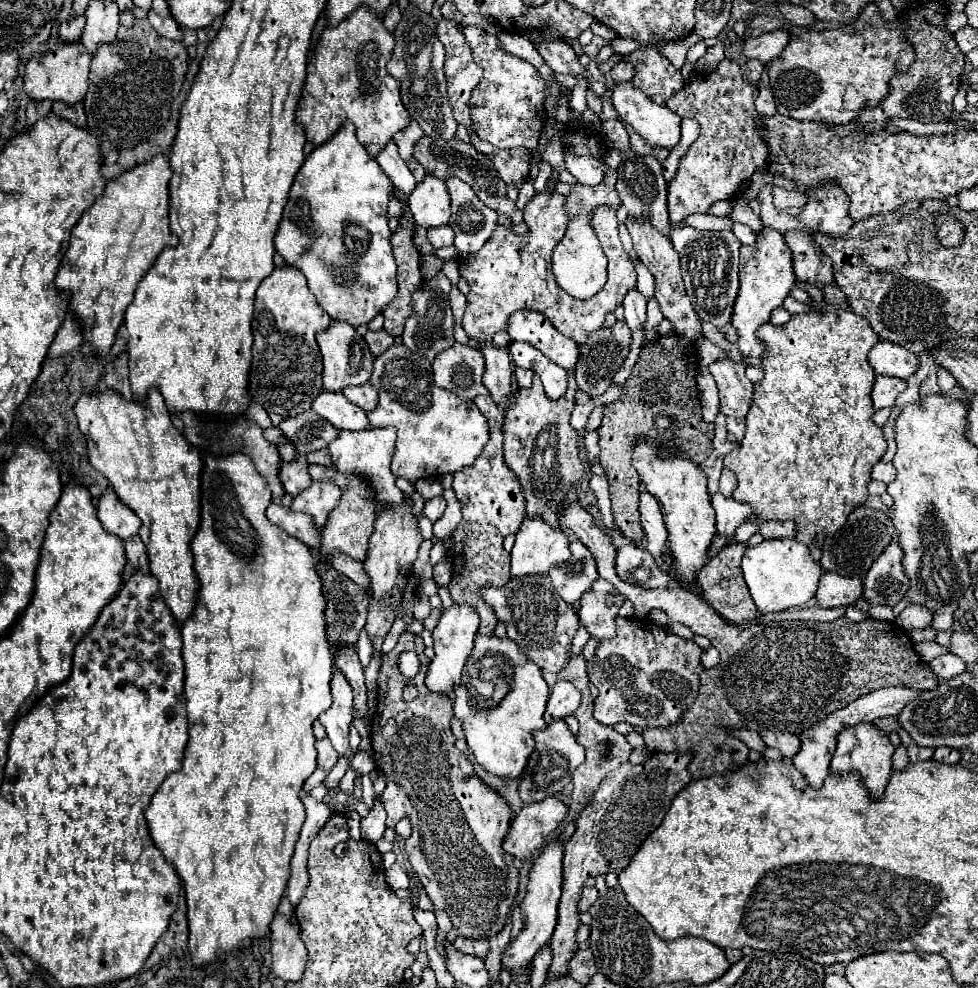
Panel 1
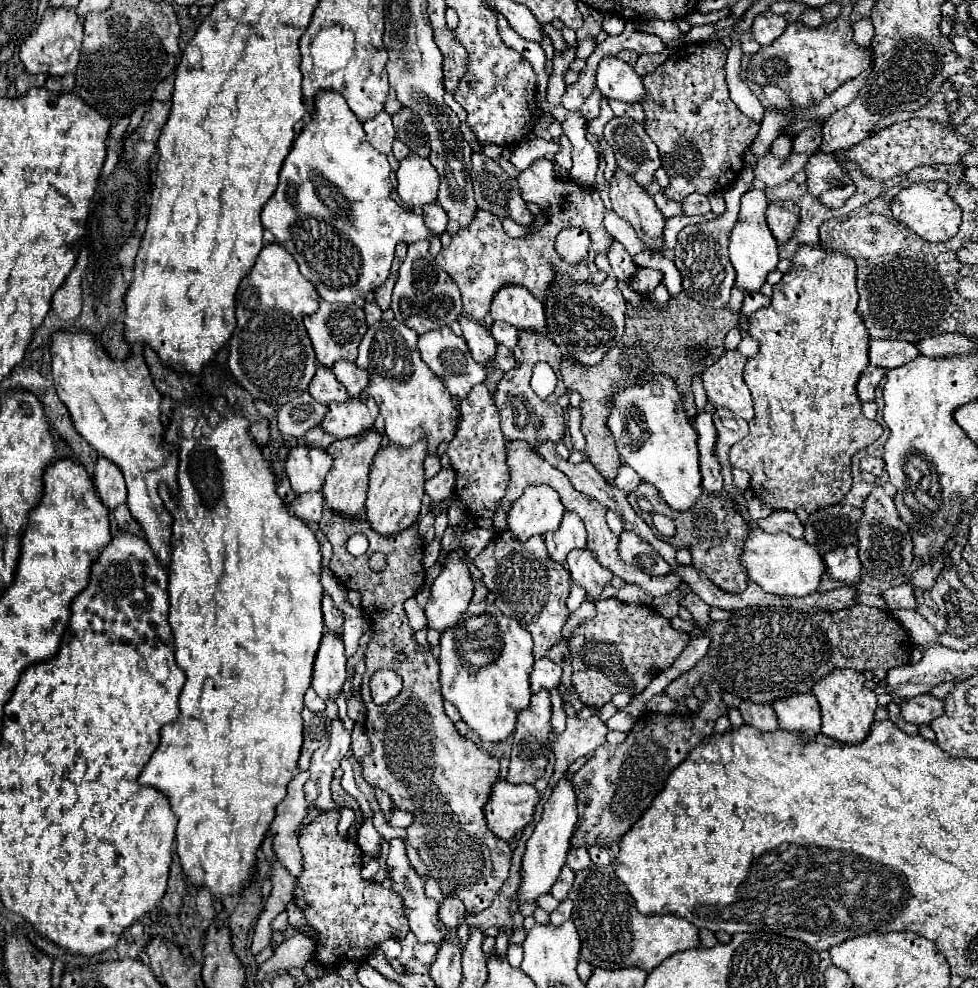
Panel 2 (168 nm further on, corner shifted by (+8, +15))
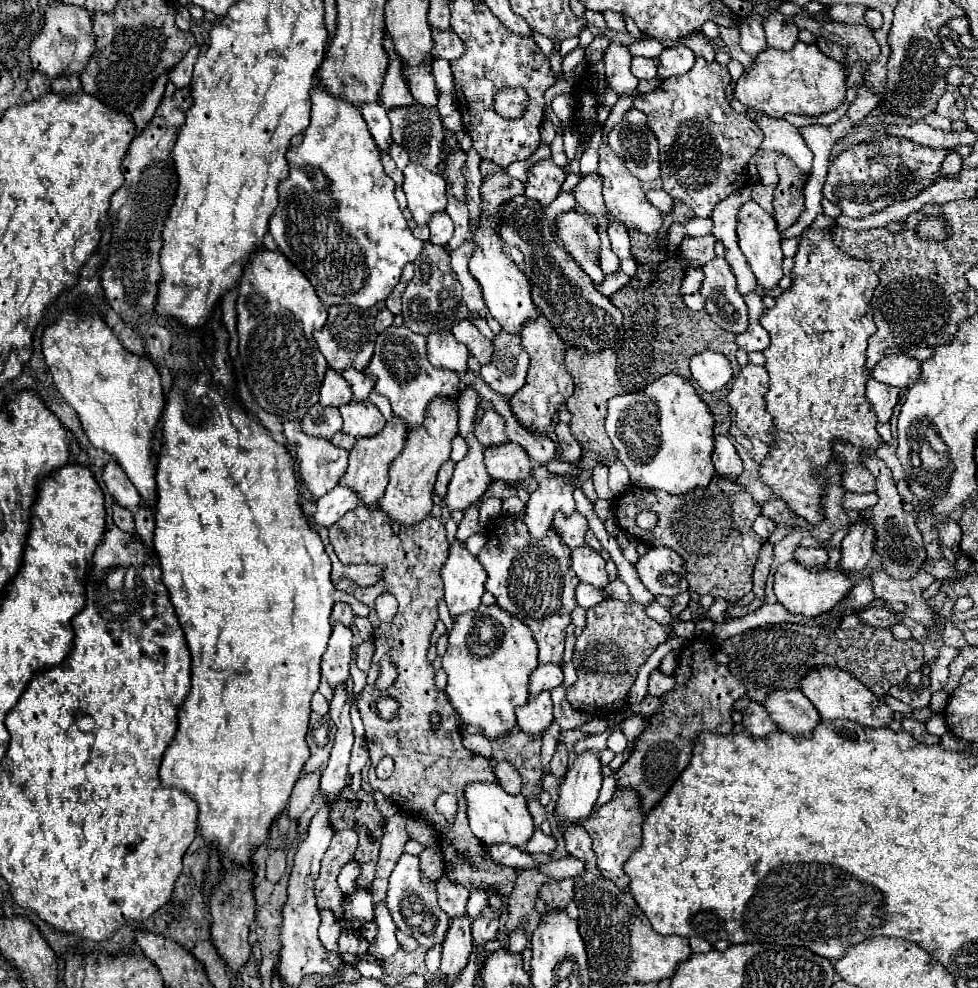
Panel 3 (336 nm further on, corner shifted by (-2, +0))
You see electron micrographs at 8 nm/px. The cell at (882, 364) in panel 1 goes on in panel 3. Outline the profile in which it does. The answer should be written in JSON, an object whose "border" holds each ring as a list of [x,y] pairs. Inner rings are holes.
{"border":[[[899,354],[899,356],[891,356],[891,358],[883,358],[877,362],[877,366],[873,368],[871,374],[877,382],[889,384],[889,386],[897,386],[897,388],[909,388],[913,386],[919,376],[921,376],[921,362],[907,356],[907,354]]]}

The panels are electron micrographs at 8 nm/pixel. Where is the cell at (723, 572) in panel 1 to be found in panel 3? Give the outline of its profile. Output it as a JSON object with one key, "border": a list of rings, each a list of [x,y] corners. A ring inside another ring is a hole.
{"border":[[[713,476],[703,488],[689,490],[685,494],[669,494],[663,490],[647,490],[629,486],[623,496],[613,500],[613,512],[617,524],[625,528],[633,538],[651,546],[667,546],[687,560],[689,588],[697,594],[711,594],[737,602],[745,598],[753,588],[753,568],[763,540],[753,532],[753,522],[761,514],[761,504],[735,480],[725,476]],[[641,510],[657,514],[657,524],[651,530],[641,530],[635,524],[635,516]]]}

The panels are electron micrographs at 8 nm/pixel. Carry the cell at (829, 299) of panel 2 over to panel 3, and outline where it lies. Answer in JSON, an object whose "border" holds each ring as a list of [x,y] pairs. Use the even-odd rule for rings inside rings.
{"border":[[[807,230],[797,246],[791,270],[791,288],[783,290],[775,300],[771,310],[765,310],[759,318],[761,326],[769,332],[771,342],[763,350],[769,372],[769,392],[767,392],[767,410],[773,414],[777,428],[777,446],[769,452],[767,460],[761,466],[761,480],[789,504],[789,508],[809,520],[819,524],[821,516],[821,494],[823,482],[813,474],[817,468],[827,466],[833,460],[831,446],[835,440],[851,442],[861,450],[877,450],[883,442],[875,430],[877,416],[871,410],[871,404],[865,396],[865,384],[869,374],[865,372],[865,350],[867,338],[875,334],[871,296],[873,288],[879,284],[881,262],[877,260],[857,260],[841,252],[831,238],[831,230]]]}

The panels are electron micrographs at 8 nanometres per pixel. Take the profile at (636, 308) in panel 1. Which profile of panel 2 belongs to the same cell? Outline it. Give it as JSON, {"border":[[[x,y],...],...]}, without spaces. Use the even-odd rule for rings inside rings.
{"border":[[[615,241],[611,245],[611,253],[607,253],[607,257],[609,257],[609,263],[611,263],[613,273],[615,273],[617,279],[629,283],[629,281],[633,281],[637,277],[637,265],[631,259],[631,255],[623,249],[621,243]]]}

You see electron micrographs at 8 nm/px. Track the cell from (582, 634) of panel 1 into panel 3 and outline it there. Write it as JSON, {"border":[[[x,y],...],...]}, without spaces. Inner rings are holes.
{"border":[[[579,582],[577,586],[577,604],[583,606],[583,608],[591,608],[595,606],[597,602],[601,602],[605,596],[599,588],[591,586],[591,584],[585,584],[585,582]]]}

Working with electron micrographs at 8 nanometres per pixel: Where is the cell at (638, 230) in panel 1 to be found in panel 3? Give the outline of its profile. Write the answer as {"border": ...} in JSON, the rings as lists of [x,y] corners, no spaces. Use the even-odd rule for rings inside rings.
{"border":[[[601,144],[599,146],[599,164],[607,164],[605,168],[597,168],[597,174],[603,180],[603,200],[607,210],[611,212],[611,216],[615,220],[621,220],[627,228],[637,228],[639,232],[657,232],[657,228],[661,228],[661,214],[657,208],[653,208],[653,204],[649,204],[645,200],[641,182],[627,170],[627,166],[623,164],[623,160],[617,156],[617,152],[611,150],[609,144]]]}

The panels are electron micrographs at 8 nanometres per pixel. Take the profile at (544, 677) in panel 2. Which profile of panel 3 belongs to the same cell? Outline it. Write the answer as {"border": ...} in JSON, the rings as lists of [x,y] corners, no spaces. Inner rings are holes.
{"border":[[[539,664],[529,676],[529,692],[537,694],[541,690],[553,690],[563,684],[563,672],[559,664]]]}

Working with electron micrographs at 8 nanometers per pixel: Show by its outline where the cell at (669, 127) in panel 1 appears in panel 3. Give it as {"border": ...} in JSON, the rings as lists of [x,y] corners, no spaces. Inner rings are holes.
{"border":[[[611,42],[607,52],[605,52],[605,78],[607,84],[617,92],[617,94],[631,94],[637,96],[637,84],[639,80],[631,74],[631,52],[627,46],[619,42]]]}

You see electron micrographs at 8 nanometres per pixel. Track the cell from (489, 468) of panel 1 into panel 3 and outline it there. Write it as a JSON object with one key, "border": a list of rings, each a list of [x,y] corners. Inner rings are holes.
{"border":[[[485,410],[483,418],[475,426],[475,436],[483,446],[493,446],[493,444],[505,444],[509,438],[505,436],[505,420],[493,410]]]}

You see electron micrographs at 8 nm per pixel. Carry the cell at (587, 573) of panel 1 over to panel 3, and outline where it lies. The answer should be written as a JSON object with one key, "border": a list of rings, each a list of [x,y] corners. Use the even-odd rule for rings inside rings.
{"border":[[[577,510],[571,516],[565,516],[563,512],[557,512],[555,520],[553,520],[553,526],[559,532],[559,536],[563,538],[563,542],[571,550],[577,548],[577,546],[581,546],[585,542],[585,532],[589,528],[587,518],[581,512],[577,512]]]}

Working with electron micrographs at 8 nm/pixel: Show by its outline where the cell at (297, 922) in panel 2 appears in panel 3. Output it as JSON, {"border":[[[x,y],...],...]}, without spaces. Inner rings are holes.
{"border":[[[345,930],[345,932],[339,936],[339,952],[341,952],[341,954],[343,954],[343,952],[349,952],[349,954],[357,956],[357,954],[365,954],[367,948],[369,948],[369,942],[367,942],[363,936],[359,936],[357,932]]]}

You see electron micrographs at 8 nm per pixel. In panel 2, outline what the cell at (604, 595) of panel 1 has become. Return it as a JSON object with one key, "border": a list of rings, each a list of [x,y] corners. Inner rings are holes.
{"border":[[[575,549],[575,553],[567,555],[567,569],[571,573],[571,581],[581,585],[585,589],[585,597],[593,603],[599,601],[605,585],[609,585],[613,579],[613,573],[603,569],[585,549]]]}

